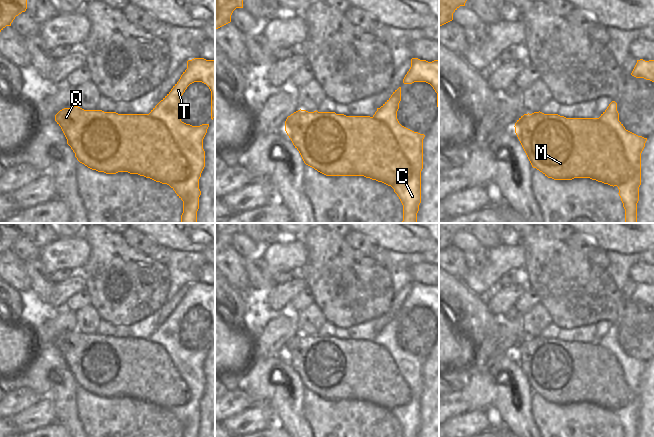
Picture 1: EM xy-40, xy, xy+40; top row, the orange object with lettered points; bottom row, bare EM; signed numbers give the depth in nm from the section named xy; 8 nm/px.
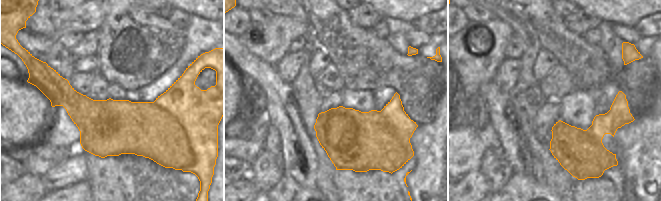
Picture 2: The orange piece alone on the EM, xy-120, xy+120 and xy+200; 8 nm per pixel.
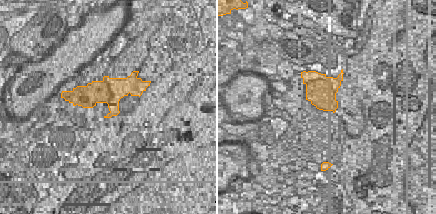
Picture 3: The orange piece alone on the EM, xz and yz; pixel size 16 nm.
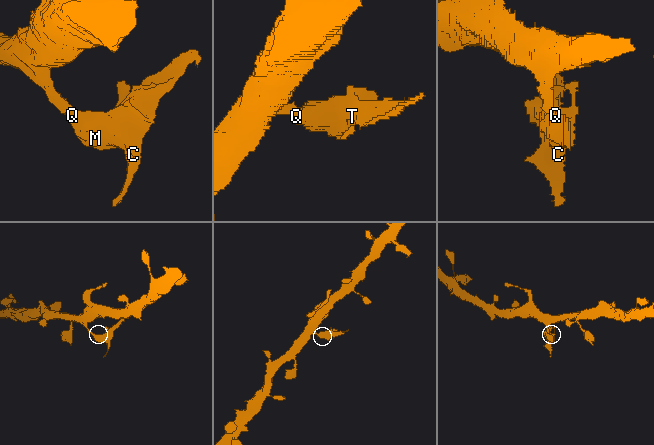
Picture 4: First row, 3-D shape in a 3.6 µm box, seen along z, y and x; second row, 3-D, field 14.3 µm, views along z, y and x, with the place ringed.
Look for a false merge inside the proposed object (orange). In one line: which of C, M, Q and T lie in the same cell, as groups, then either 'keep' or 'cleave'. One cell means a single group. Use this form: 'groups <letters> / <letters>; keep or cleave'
groups C T / M Q; cleave

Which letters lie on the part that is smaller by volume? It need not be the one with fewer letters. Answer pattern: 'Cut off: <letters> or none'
Cut off: C, T

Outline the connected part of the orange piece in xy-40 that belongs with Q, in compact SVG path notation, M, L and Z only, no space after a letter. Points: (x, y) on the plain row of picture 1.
M78 330L64 332L55 339L55 345L61 351L67 368L75 377L77 384L92 394L106 398L128 396L150 402L162 408L172 408L186 404L191 395L179 379L173 359L167 350L149 338L118 338L102 334L84 334Z

